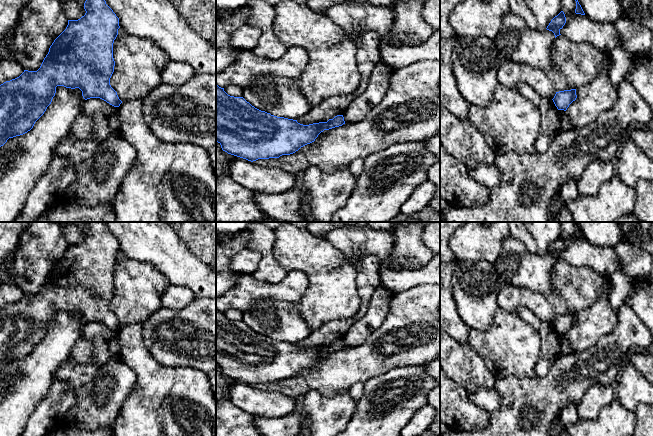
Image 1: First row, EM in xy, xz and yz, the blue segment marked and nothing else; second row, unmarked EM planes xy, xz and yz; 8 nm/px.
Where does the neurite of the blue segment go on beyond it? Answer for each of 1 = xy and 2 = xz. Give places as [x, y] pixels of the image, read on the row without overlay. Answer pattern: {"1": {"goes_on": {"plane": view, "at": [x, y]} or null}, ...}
{"1": {"goes_on": null}, "2": {"goes_on": null}}

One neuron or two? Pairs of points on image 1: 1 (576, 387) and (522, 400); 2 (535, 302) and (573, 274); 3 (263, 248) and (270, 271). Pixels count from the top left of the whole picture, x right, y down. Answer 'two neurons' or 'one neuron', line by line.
1: one neuron
2: one neuron
3: one neuron

